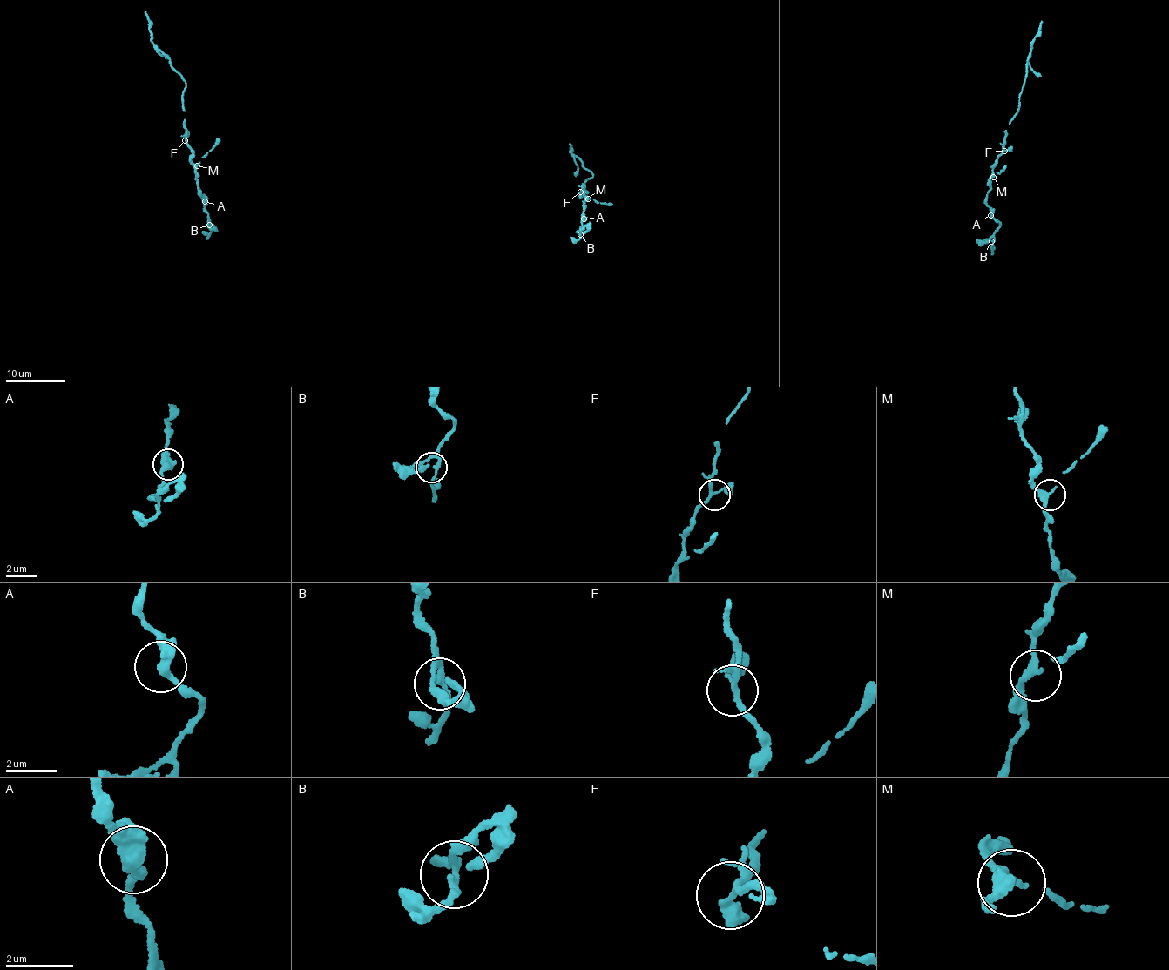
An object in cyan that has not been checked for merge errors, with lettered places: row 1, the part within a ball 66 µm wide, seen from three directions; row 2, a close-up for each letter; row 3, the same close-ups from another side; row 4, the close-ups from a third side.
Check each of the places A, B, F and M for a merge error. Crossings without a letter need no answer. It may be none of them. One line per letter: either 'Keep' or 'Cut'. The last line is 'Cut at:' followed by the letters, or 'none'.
A: Keep
B: Keep
F: Keep
M: Keep
Cut at: none

